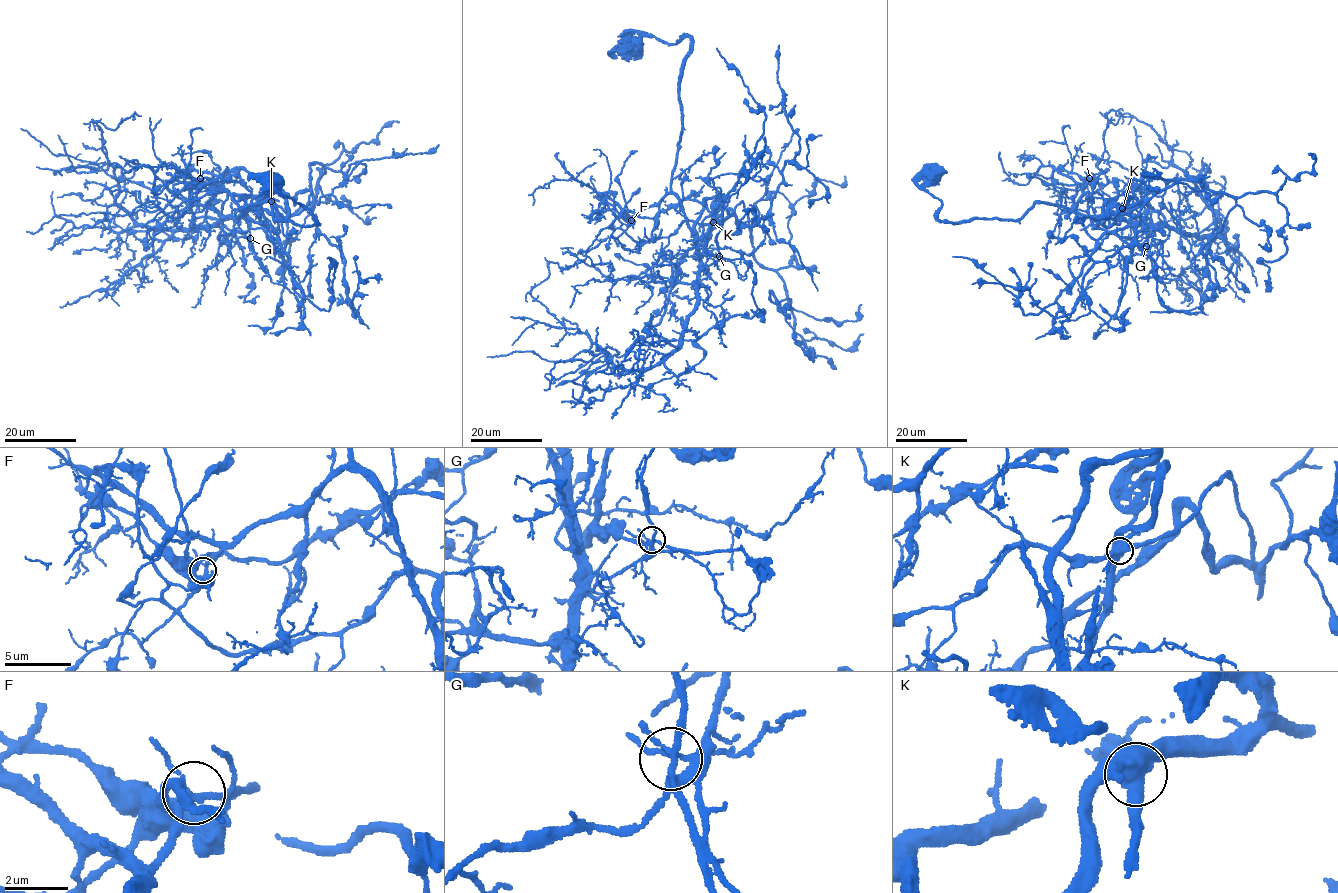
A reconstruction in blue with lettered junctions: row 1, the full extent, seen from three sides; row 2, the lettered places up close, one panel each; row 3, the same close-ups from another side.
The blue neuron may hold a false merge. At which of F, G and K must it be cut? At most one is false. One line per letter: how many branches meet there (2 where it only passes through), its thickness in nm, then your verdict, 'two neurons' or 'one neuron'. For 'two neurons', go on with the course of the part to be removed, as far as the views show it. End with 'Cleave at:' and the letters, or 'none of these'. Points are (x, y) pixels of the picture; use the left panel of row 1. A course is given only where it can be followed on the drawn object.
F: 4 | 220 nm | one neuron
G: 6 | 240 nm | one neuron
K: 5 | 600 nm | two neurons | (271, 201), (231, 194), (217, 184), (195, 181), (189, 185), (175, 183), (173, 186), (190, 201), (217, 191)
Cleave at: K

